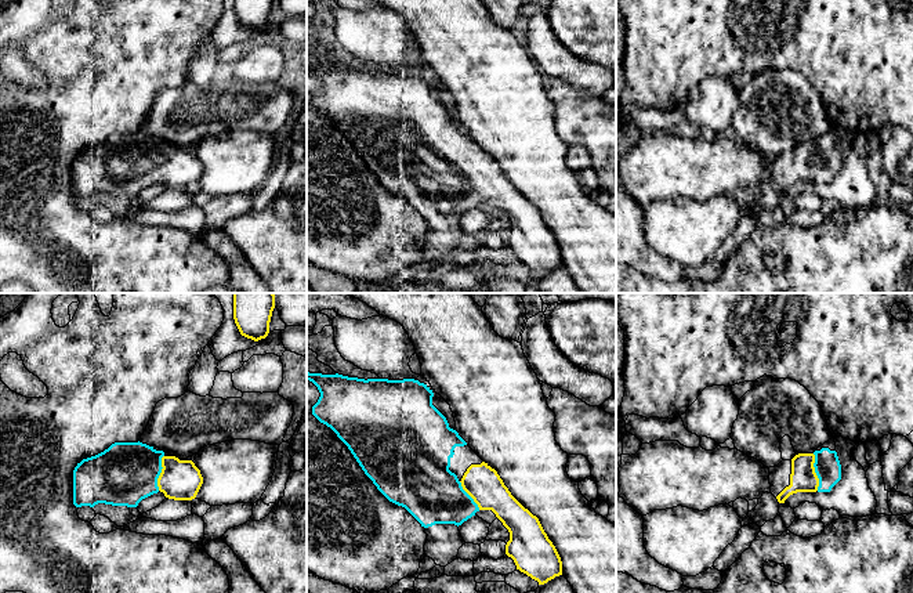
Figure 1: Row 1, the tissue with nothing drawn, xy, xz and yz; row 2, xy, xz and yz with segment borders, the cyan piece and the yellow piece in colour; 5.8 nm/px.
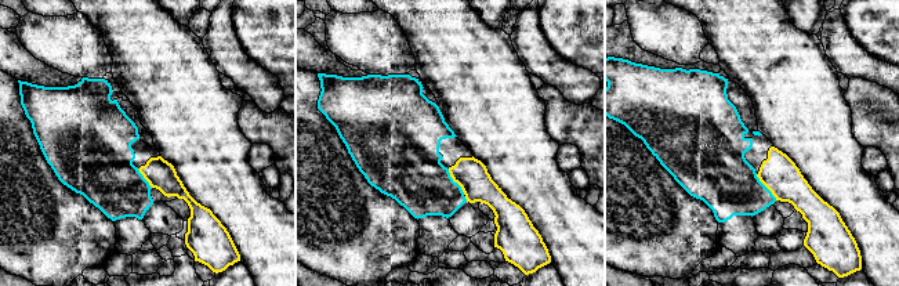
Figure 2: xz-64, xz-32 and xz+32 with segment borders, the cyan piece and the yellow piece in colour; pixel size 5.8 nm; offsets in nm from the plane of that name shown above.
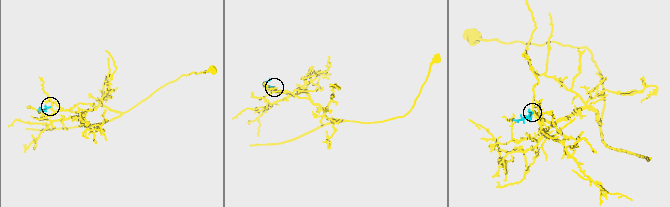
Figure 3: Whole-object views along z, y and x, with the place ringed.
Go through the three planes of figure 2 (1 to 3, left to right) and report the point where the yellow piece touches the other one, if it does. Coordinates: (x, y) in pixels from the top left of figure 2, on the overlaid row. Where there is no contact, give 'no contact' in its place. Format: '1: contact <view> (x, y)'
1: contact xz-64 (144, 178)
2: contact xz-32 (453, 181)
3: contact xz+32 (765, 187)

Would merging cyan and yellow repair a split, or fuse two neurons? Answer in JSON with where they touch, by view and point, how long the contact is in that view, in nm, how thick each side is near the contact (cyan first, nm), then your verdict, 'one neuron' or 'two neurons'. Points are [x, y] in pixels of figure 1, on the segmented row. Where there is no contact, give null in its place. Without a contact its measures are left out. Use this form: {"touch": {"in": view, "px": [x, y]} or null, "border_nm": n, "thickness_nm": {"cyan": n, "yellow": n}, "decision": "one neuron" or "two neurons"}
{"touch": {"in": "yz", "px": [815, 472]}, "border_nm": 220, "thickness_nm": {"cyan": 150, "yellow": 160}, "decision": "one neuron"}

